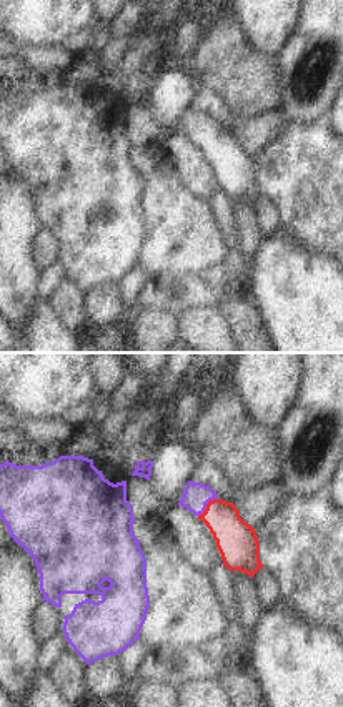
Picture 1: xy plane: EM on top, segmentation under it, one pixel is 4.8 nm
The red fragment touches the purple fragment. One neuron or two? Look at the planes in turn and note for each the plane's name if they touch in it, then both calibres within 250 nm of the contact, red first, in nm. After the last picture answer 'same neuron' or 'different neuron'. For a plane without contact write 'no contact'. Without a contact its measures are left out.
xy | 200/130 nm

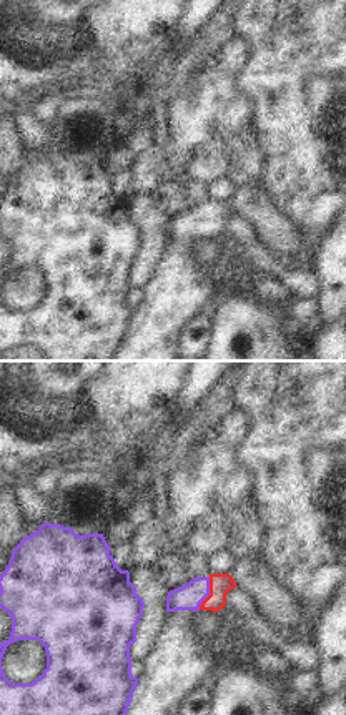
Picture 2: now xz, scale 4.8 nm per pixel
xz | 110/130 nm

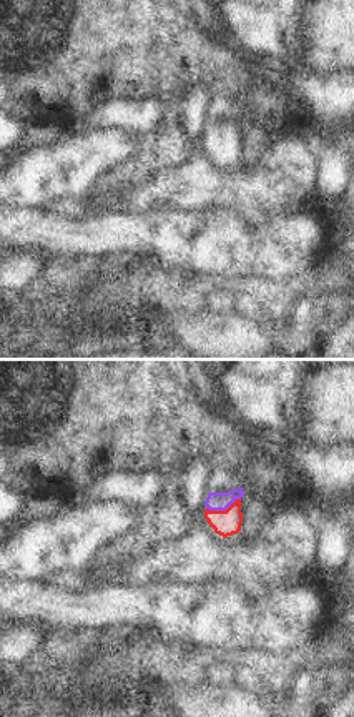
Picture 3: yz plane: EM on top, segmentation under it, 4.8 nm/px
yz | 130/100 nm

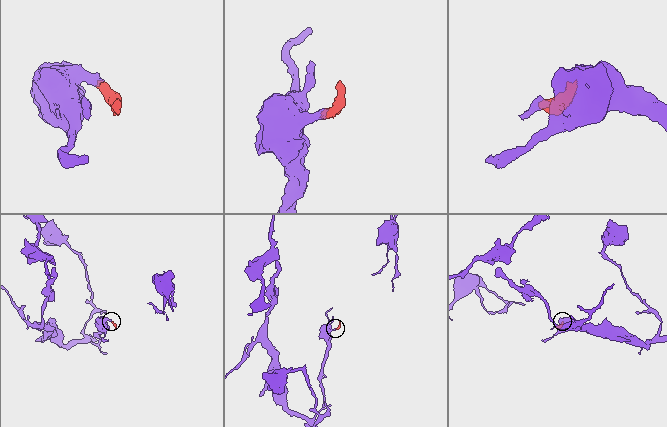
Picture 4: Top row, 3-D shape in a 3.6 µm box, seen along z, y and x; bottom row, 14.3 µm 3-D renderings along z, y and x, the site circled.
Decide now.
same neuron

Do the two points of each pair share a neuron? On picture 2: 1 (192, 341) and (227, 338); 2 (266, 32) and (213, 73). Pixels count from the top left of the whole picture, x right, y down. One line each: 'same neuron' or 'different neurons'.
1: different neurons
2: different neurons

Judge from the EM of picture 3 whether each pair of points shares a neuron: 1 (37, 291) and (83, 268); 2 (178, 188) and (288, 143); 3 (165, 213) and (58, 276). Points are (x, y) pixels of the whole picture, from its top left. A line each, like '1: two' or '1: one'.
1: one
2: one
3: two

